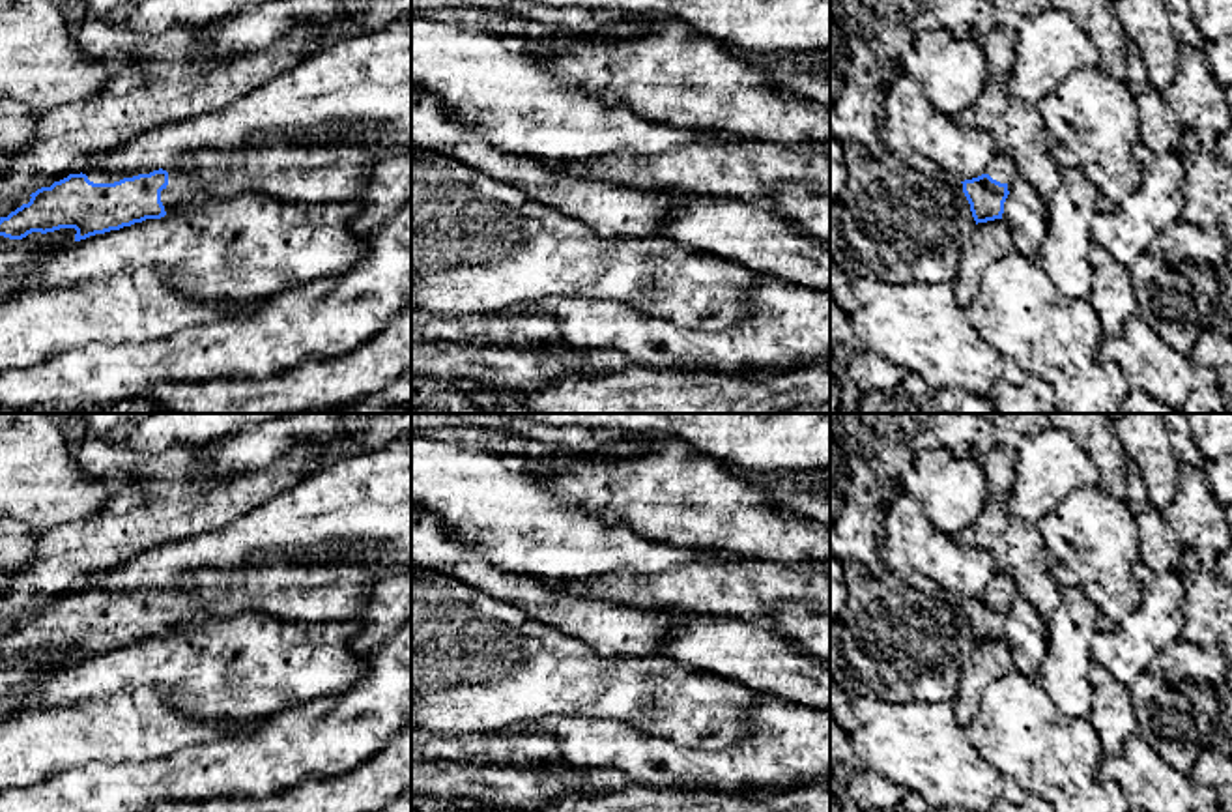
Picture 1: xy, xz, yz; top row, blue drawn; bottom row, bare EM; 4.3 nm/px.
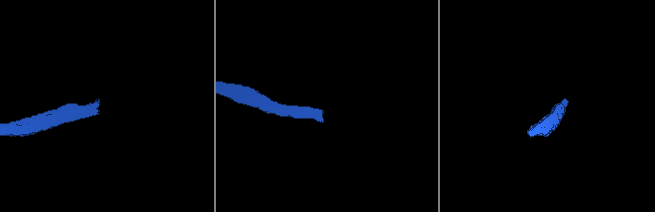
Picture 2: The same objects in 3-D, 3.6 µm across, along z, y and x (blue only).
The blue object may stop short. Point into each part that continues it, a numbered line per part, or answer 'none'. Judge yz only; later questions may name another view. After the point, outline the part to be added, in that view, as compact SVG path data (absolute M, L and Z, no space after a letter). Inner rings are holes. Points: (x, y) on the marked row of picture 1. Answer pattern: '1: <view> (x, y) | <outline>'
1: yz (1002, 169) | M996 150L995 159L987 167L985 174L989 174L993 180L1006 183L1008 191L1011 189L1011 183L1017 178L1015 163L1010 155L1004 152Z

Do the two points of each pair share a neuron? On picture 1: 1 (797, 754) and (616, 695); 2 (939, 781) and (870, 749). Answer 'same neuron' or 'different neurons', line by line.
1: different neurons
2: same neuron

